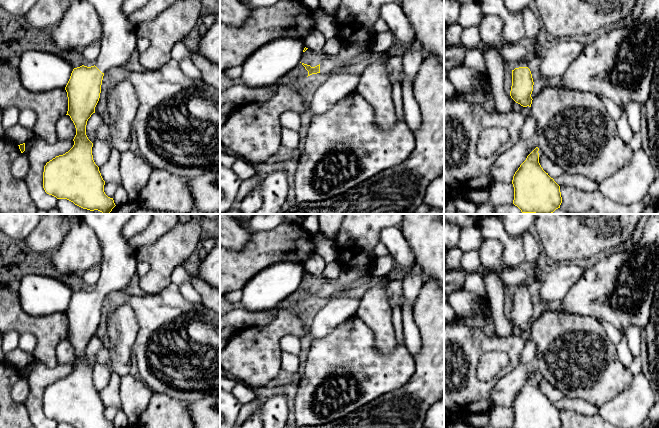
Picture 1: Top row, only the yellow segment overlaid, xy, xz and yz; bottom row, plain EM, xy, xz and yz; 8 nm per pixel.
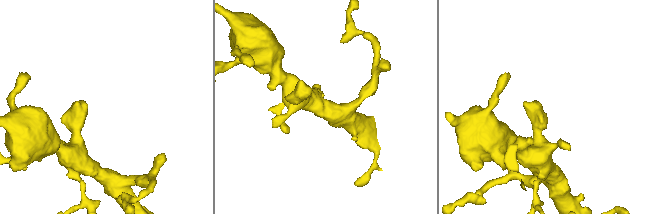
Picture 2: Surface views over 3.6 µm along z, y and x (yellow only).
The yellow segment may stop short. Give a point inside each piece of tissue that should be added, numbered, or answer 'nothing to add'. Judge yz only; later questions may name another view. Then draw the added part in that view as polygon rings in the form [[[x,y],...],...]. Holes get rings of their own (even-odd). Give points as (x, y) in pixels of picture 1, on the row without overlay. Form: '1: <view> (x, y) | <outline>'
1: yz (523, 286) | [[[529,277],[525,282],[522,282],[521,284],[517,285],[516,292],[527,291],[527,286],[530,284],[531,281],[532,281],[532,278]]]

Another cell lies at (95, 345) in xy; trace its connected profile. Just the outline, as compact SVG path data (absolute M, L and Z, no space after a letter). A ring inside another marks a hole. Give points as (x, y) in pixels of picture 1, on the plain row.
M93 337L87 345L86 349L86 359L88 363L94 367L96 365L96 354L104 347L102 341Z

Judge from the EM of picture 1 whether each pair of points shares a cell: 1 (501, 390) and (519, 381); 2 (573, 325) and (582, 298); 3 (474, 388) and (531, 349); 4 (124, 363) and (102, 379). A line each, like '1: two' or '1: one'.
1: one
2: two
3: two
4: one

